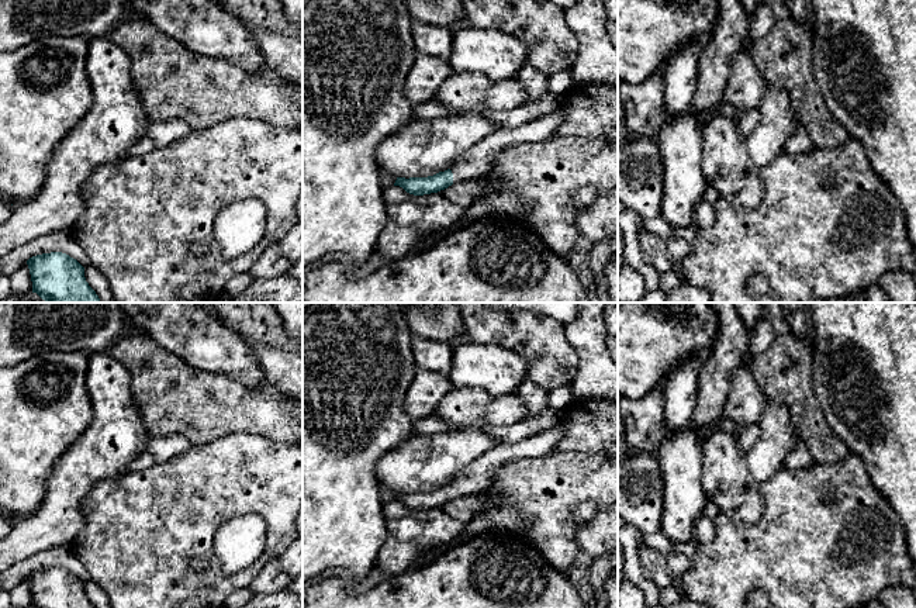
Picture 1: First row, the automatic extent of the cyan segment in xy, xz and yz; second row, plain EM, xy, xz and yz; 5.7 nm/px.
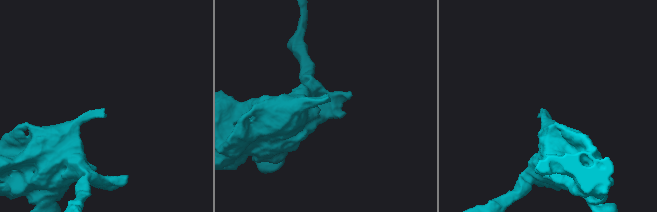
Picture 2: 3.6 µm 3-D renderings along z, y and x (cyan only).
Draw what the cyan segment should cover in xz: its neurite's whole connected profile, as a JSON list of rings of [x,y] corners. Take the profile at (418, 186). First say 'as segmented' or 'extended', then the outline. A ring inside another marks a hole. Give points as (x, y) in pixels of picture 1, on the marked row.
extended | [[[564,110],[537,118],[516,128],[500,128],[474,144],[447,170],[428,177],[397,177],[394,186],[414,196],[438,193],[453,183],[485,176],[494,167],[494,159],[502,151],[519,144],[543,142],[550,139],[564,121]]]

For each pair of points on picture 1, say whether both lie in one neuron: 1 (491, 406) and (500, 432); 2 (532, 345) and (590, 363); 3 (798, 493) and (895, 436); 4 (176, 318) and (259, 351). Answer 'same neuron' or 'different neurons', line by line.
1: different neurons
2: different neurons
3: different neurons
4: different neurons

